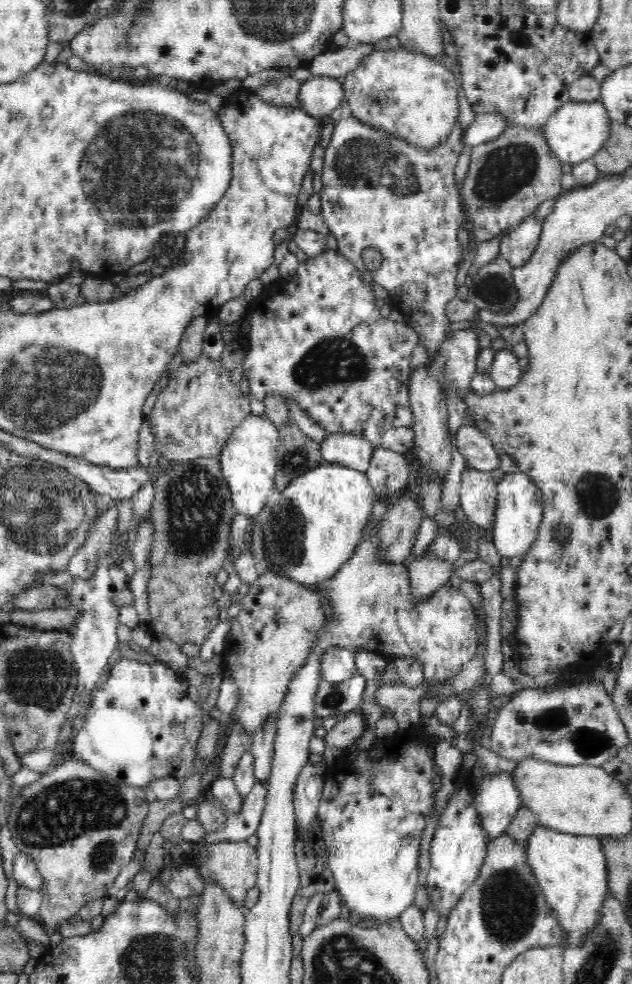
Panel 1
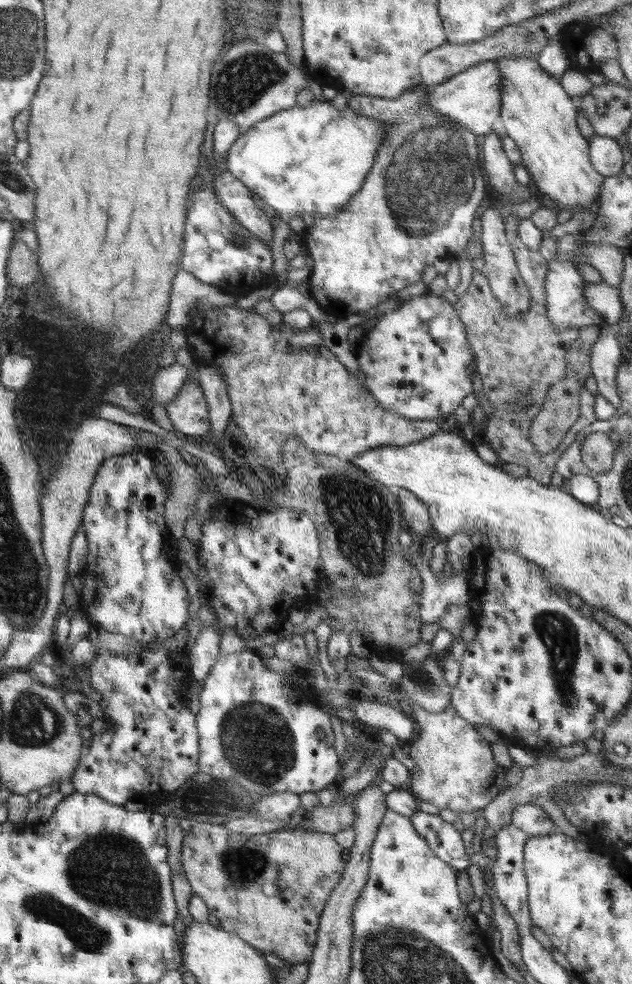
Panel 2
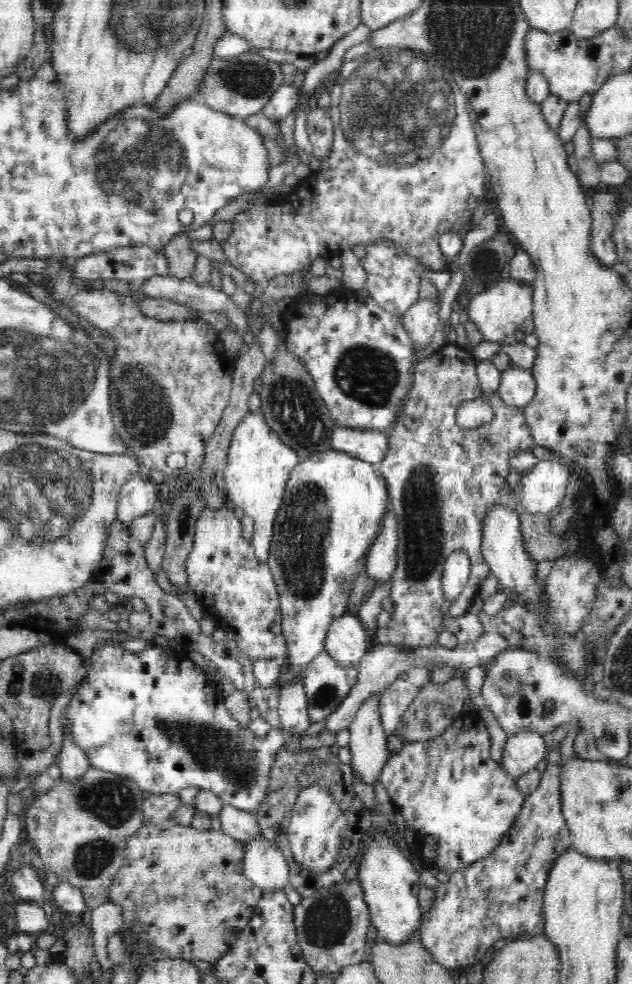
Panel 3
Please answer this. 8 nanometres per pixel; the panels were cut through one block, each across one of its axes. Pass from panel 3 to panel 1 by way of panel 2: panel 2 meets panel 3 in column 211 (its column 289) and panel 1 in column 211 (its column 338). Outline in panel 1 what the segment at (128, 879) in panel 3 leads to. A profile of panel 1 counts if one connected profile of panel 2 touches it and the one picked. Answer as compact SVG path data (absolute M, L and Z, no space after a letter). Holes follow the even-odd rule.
M202 840L202 842L202 845L200 845L200 842L193 844L192 856L182 865L188 863L200 865L200 875L202 875L202 879L204 879L204 886L208 883L214 883L220 886L220 889L224 889L224 891L228 893L228 897L230 897L237 906L241 906L241 908L244 907L243 902L246 900L248 890L257 886L257 850L249 846L246 841L220 842L212 845L204 845L204 840Z

